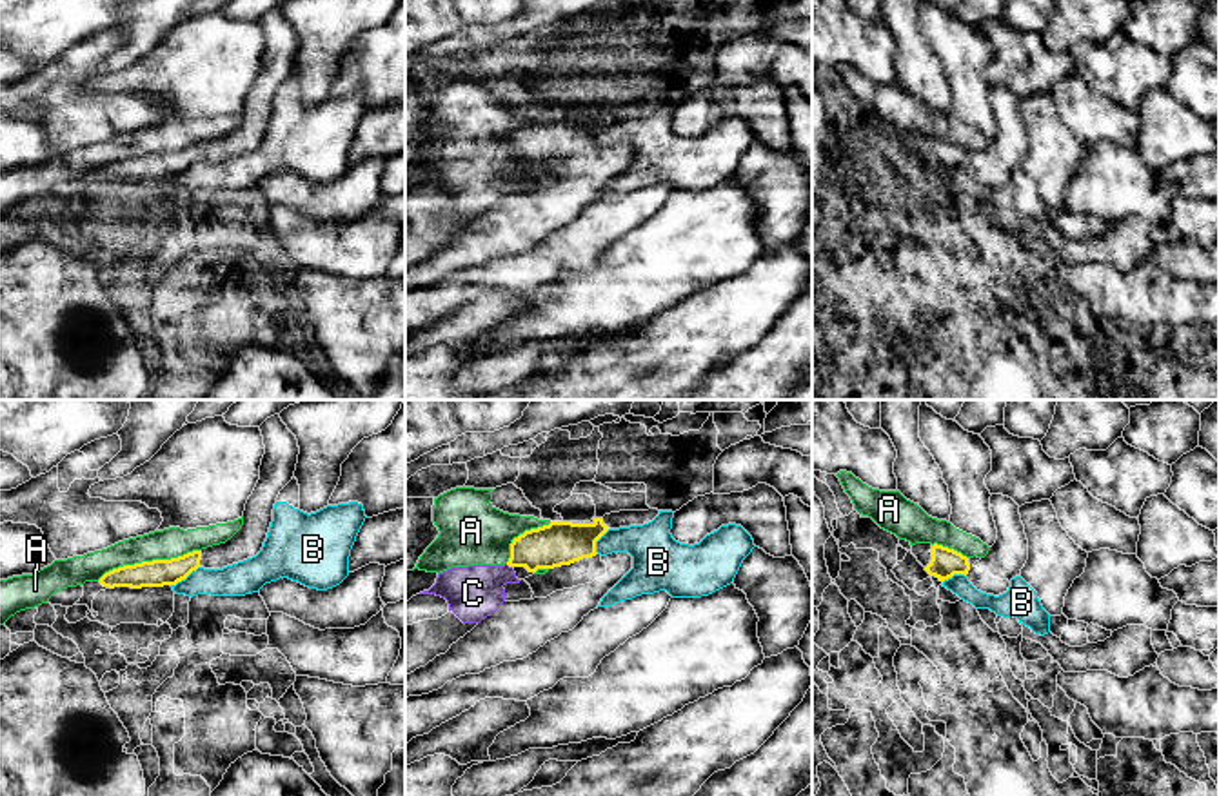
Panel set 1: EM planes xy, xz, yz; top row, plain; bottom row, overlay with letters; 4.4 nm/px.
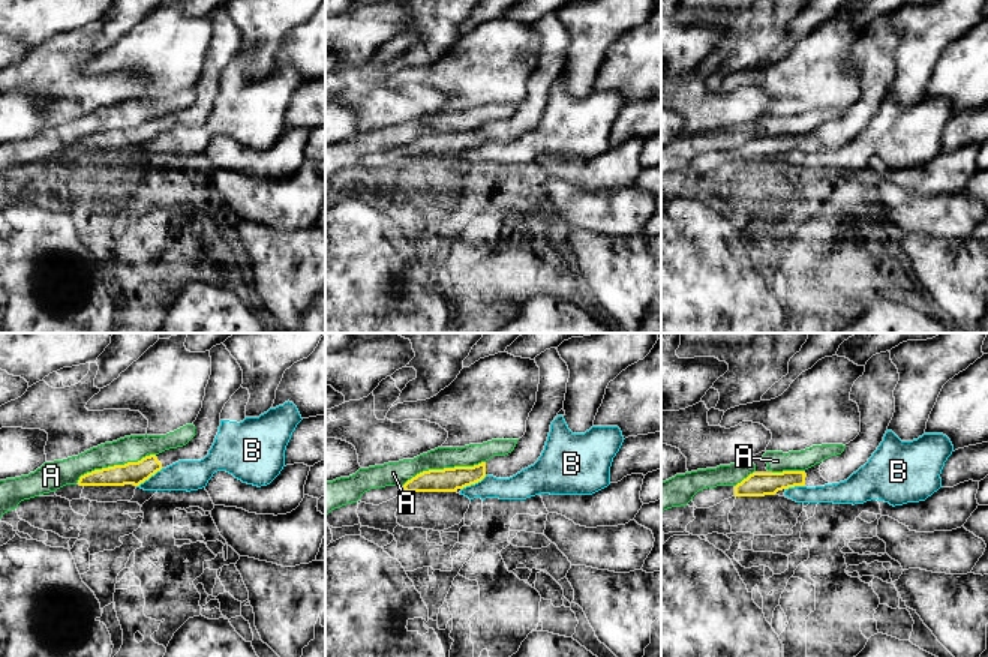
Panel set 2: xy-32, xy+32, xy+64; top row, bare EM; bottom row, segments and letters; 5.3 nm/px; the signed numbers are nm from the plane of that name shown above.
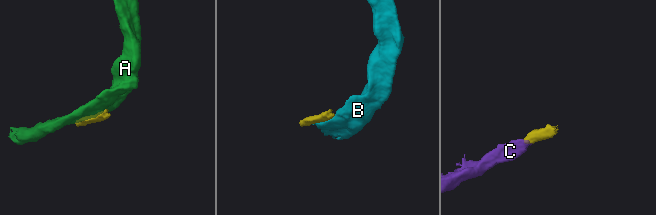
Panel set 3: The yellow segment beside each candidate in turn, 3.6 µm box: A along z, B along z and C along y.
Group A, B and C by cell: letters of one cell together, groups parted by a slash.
A C / B

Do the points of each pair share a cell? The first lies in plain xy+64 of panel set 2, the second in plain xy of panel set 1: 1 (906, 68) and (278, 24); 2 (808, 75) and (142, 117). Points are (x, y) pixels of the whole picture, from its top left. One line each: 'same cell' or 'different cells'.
1: different cells
2: different cells

